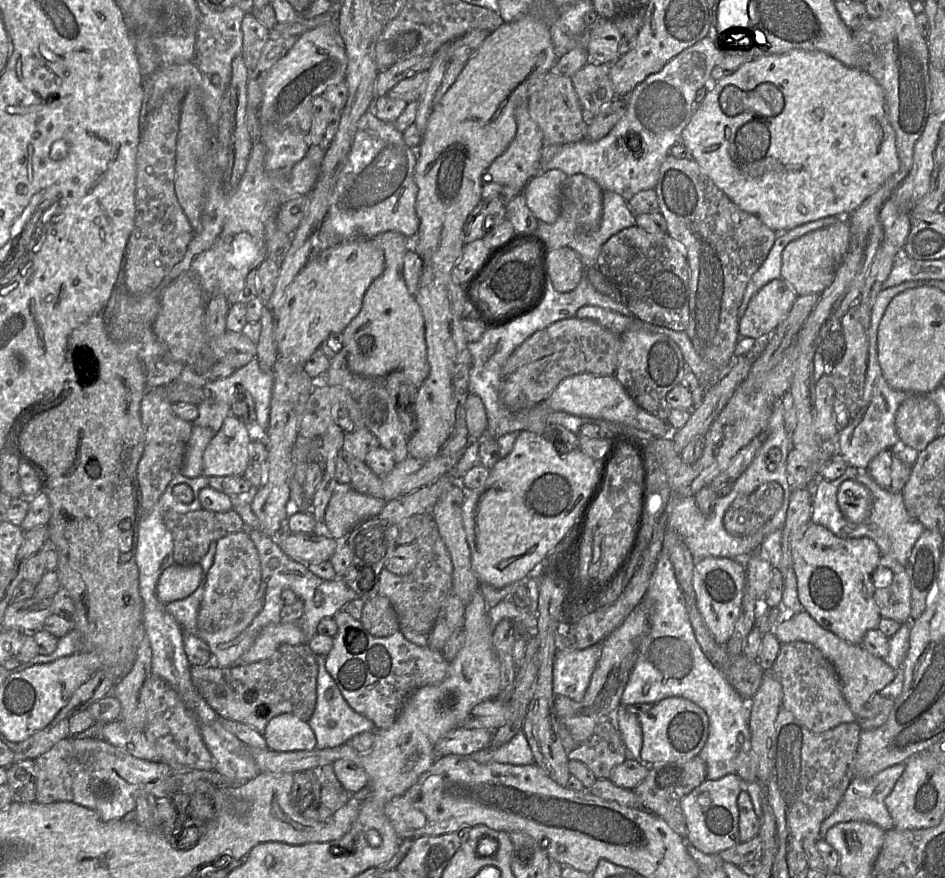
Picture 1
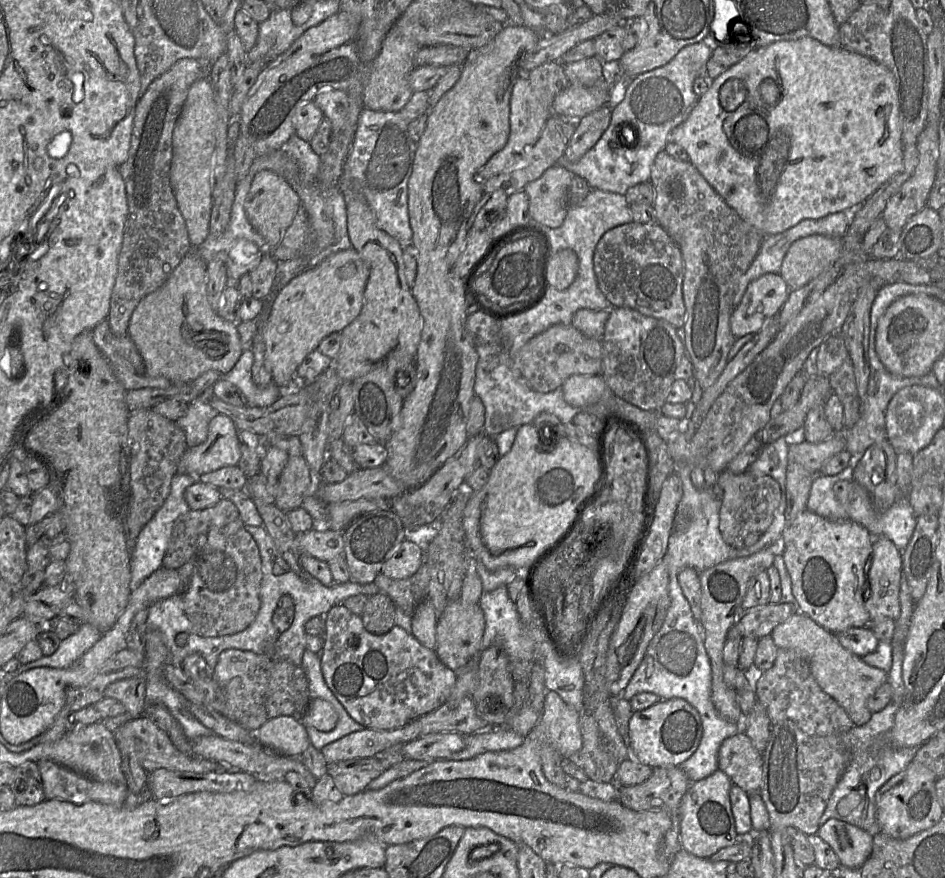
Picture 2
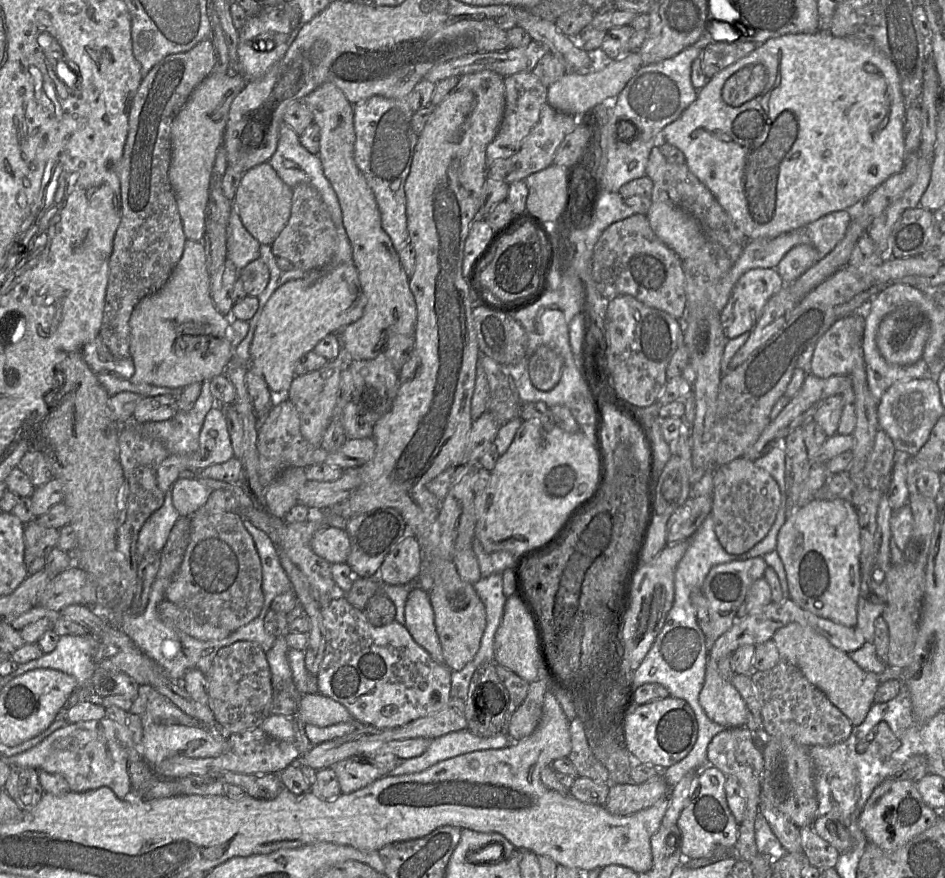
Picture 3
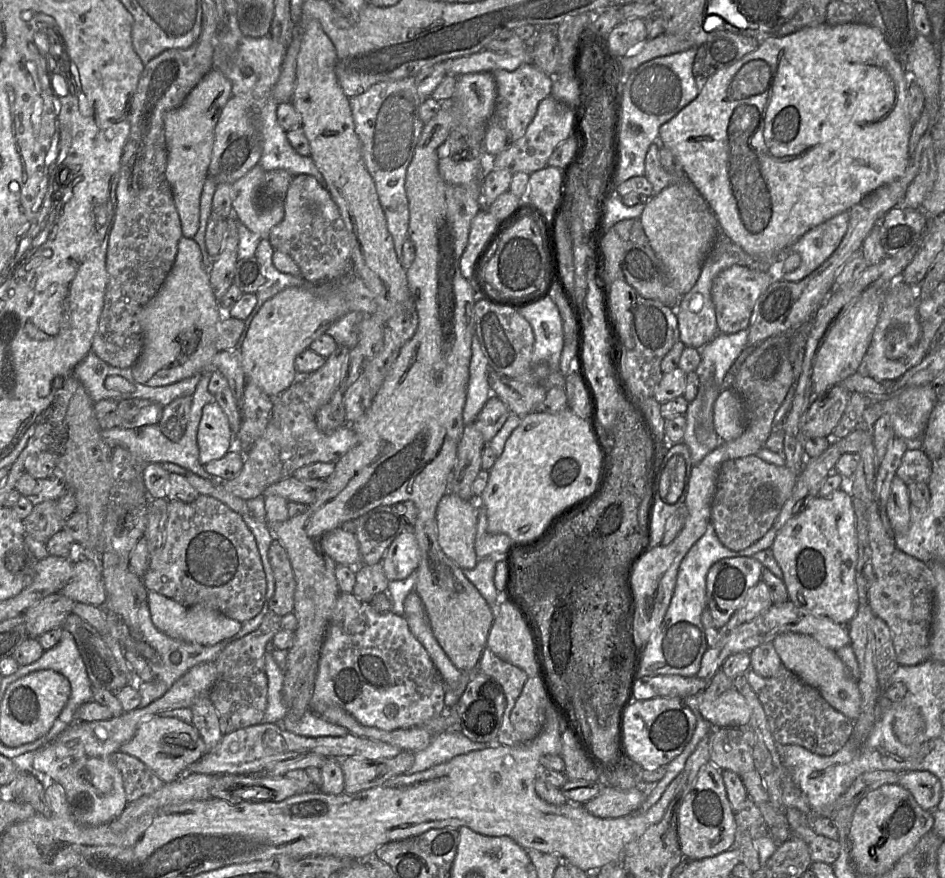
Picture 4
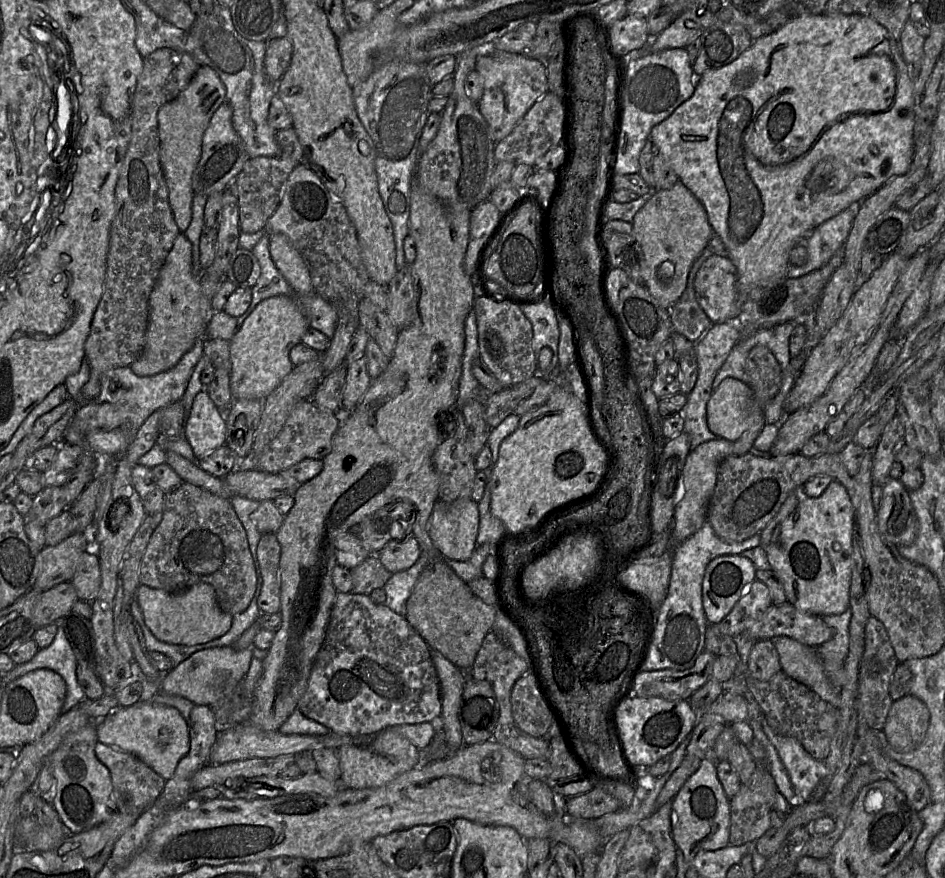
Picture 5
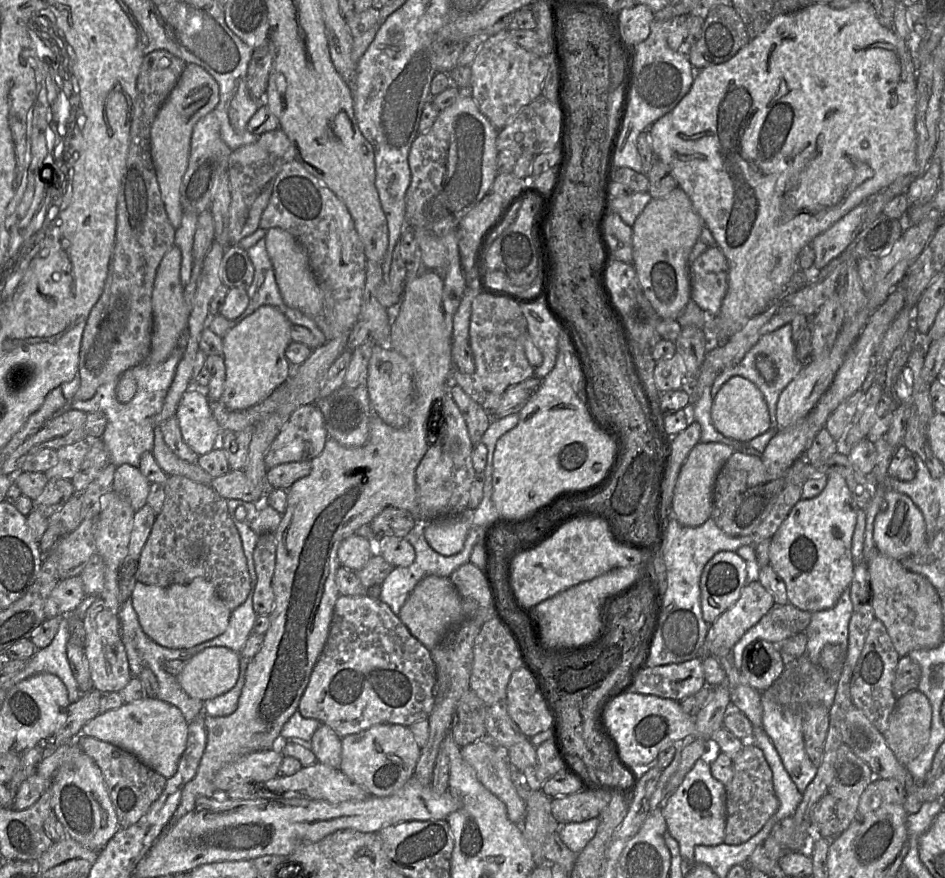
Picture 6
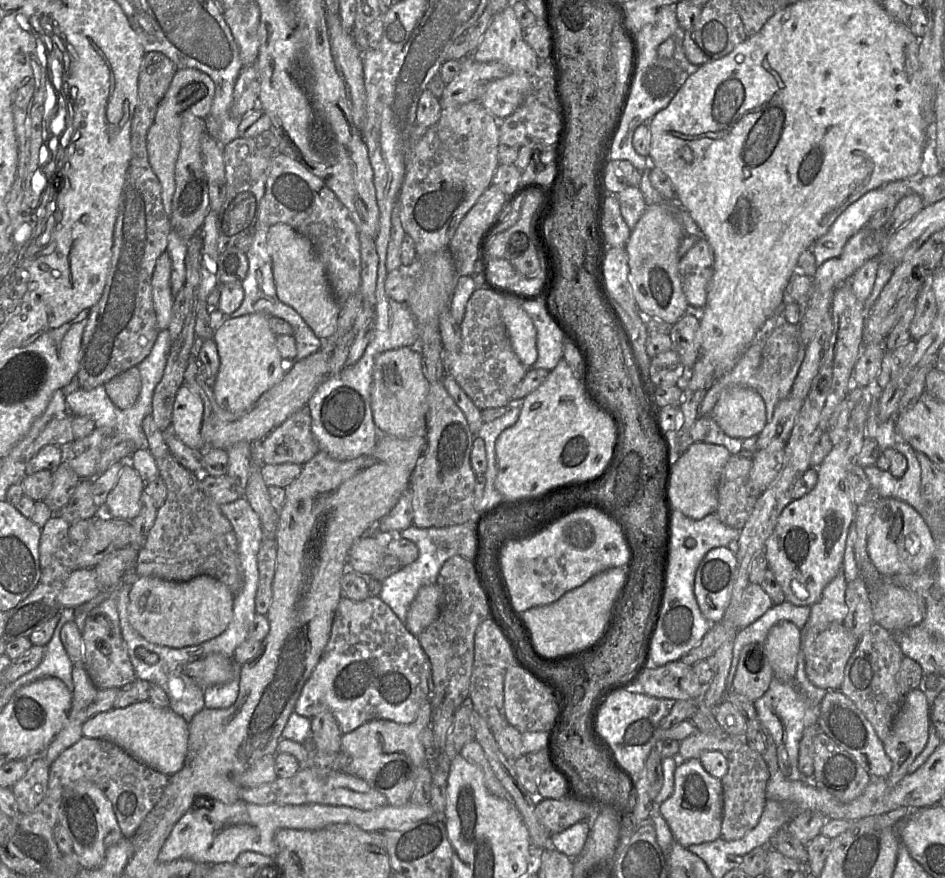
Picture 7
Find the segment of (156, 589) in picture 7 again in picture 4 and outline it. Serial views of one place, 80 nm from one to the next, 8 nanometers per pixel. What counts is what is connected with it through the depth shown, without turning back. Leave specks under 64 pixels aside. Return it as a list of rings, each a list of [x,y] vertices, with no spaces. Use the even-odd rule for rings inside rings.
[[[154,591],[148,592],[147,603],[154,625],[166,635],[202,645],[214,645],[235,635],[242,623],[202,605],[183,606],[175,600]]]

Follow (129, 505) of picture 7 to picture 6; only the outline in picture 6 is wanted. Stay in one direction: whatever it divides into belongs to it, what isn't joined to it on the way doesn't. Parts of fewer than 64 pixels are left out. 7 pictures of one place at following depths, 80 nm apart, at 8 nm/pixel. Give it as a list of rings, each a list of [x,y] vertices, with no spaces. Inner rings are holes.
[[[122,464],[114,473],[112,490],[124,496],[130,502],[134,511],[138,511],[147,503],[150,482],[138,467]]]

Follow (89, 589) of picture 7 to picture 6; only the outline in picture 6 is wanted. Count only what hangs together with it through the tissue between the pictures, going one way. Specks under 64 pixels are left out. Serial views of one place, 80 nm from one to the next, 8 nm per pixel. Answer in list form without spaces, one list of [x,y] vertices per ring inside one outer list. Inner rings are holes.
[[[80,575],[61,580],[46,601],[46,619],[72,614],[86,597]]]

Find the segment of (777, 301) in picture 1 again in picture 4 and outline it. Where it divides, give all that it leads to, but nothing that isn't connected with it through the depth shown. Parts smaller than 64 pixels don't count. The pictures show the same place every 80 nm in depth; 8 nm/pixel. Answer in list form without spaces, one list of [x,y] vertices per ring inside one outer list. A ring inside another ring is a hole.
[[[737,264],[721,271],[714,278],[711,288],[719,332],[733,334],[748,329],[757,300],[779,278],[776,271],[762,271]]]

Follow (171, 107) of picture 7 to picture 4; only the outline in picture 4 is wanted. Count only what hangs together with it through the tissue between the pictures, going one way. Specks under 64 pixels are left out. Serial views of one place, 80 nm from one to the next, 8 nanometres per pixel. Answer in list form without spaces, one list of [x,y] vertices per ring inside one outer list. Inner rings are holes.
[[[212,68],[190,91],[184,102],[164,117],[167,145],[166,178],[180,217],[183,236],[193,239],[199,229],[200,199],[208,178],[214,130],[223,107],[232,96],[231,81]]]

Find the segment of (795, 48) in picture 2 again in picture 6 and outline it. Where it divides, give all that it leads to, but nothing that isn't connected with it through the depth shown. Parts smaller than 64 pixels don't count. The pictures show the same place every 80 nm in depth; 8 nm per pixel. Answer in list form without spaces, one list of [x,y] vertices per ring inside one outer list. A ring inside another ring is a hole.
[[[857,2],[843,9],[834,9],[828,4],[814,4],[801,10],[781,14],[776,16],[767,26],[767,28],[757,37],[750,40],[728,61],[708,66],[702,69],[694,78],[689,92],[680,100],[673,110],[656,120],[648,129],[652,149],[655,158],[660,160],[670,169],[672,175],[677,181],[677,187],[681,188],[690,198],[692,205],[699,216],[702,218],[705,227],[707,227],[714,239],[717,247],[725,255],[729,264],[728,290],[723,299],[721,309],[716,316],[717,329],[714,331],[718,341],[727,341],[732,335],[740,331],[749,320],[766,311],[771,305],[782,298],[782,292],[790,281],[793,273],[797,269],[797,258],[801,249],[806,245],[811,245],[813,239],[830,228],[837,220],[847,214],[851,209],[864,202],[867,197],[876,194],[890,185],[898,178],[916,172],[917,159],[917,133],[916,133],[916,106],[917,106],[917,64],[913,55],[906,44],[893,29],[881,24],[873,6],[867,2]]]

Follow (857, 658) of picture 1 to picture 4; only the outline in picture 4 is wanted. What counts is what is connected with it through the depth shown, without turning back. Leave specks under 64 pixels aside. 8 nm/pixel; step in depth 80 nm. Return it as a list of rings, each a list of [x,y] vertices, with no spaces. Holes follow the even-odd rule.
[[[793,632],[778,635],[773,640],[773,645],[785,668],[796,674],[806,684],[817,689],[833,708],[848,719],[855,721],[858,718],[861,694],[857,680],[849,674],[845,664],[834,650],[822,646],[810,636]]]

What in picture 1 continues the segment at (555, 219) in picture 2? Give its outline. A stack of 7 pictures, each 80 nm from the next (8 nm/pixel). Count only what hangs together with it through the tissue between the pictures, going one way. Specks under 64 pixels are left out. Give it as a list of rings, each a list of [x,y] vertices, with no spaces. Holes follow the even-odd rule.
[[[558,169],[538,173],[523,189],[526,203],[538,221],[555,223],[560,213],[560,193],[567,175]]]

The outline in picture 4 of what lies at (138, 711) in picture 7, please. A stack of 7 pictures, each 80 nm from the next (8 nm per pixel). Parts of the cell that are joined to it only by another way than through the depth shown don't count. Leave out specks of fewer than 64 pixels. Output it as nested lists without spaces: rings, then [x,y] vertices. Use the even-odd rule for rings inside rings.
[[[161,716],[142,721],[134,737],[123,744],[120,750],[137,757],[164,783],[184,775],[190,764],[207,753],[206,745],[196,727],[175,717]]]

